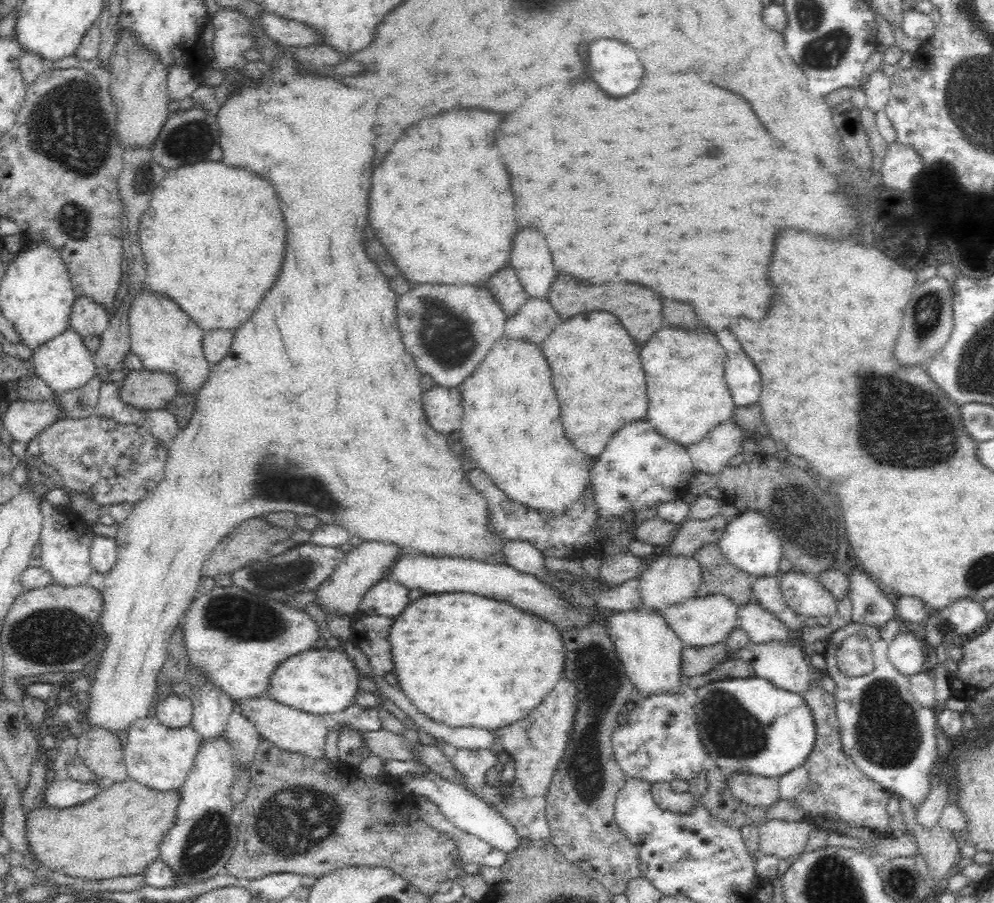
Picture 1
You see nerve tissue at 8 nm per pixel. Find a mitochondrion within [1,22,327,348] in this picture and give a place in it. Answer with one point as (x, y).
(66, 127)

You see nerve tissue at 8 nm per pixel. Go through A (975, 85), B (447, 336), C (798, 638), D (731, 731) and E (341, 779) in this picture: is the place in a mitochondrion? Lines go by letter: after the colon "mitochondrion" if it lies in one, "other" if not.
A: mitochondrion
B: mitochondrion
C: other
D: mitochondrion
E: mitochondrion

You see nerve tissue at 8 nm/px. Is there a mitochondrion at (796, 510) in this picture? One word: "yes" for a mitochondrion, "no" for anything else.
yes

